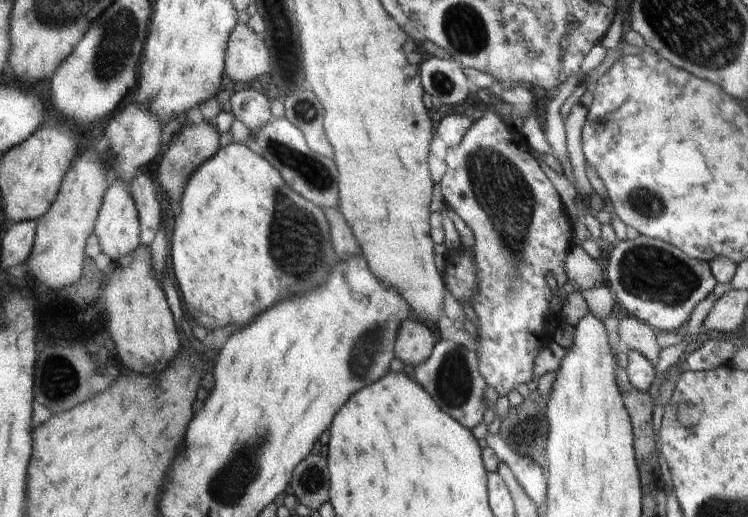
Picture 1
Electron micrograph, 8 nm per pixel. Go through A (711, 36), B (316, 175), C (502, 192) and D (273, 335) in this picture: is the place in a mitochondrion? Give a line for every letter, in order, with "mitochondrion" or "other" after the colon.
A: mitochondrion
B: mitochondrion
C: mitochondrion
D: other

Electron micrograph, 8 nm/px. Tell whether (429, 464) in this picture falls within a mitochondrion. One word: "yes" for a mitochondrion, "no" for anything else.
no

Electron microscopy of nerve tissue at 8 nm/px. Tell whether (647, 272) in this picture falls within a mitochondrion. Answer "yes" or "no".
yes

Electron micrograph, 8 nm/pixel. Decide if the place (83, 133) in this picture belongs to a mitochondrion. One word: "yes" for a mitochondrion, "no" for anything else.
no

